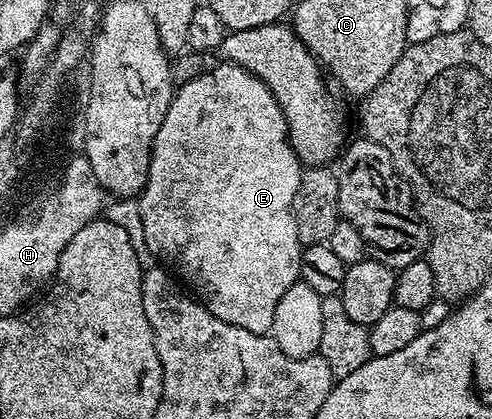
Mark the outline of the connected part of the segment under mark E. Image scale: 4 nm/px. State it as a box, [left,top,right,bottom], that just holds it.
[138,63,302,334]

